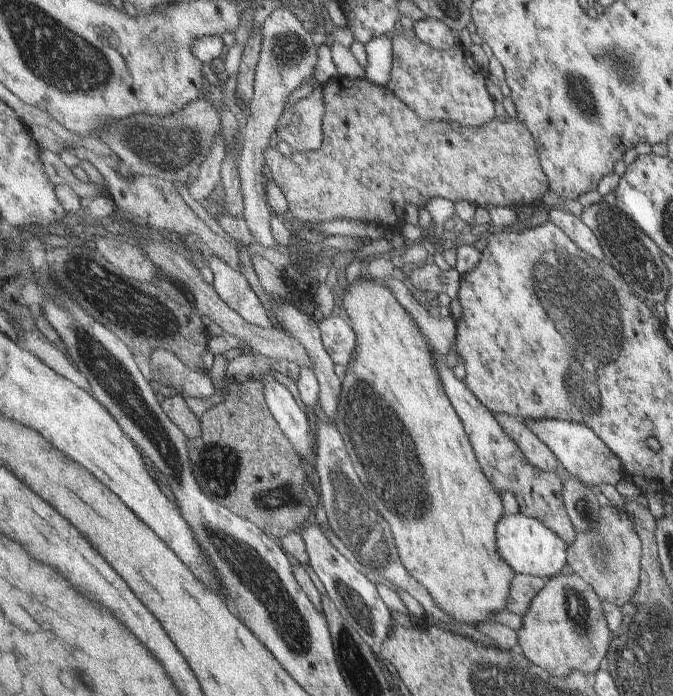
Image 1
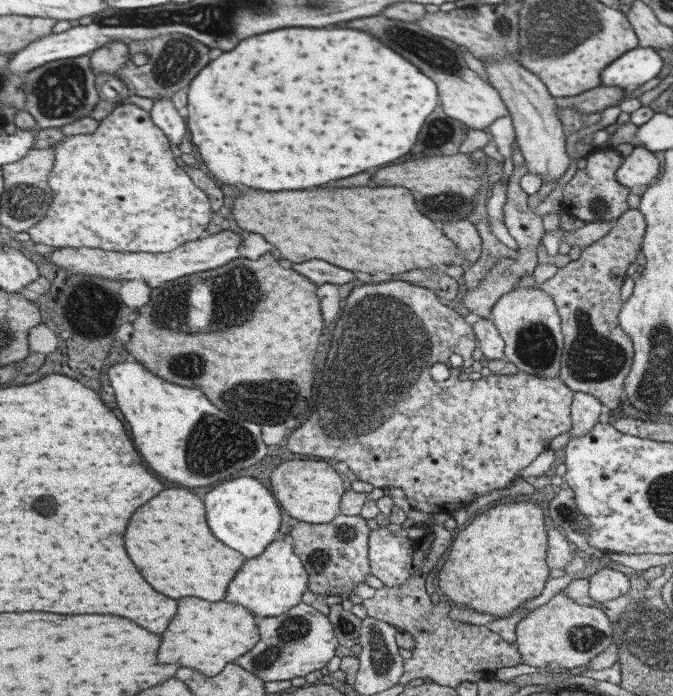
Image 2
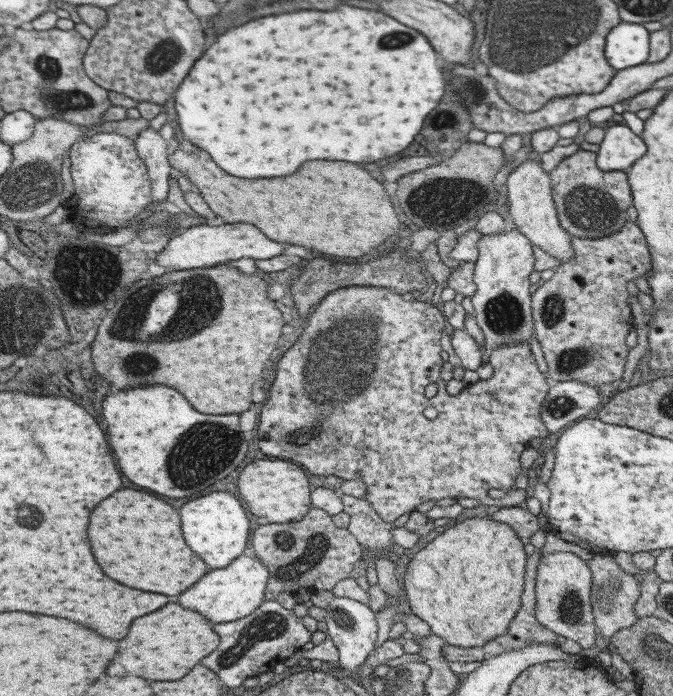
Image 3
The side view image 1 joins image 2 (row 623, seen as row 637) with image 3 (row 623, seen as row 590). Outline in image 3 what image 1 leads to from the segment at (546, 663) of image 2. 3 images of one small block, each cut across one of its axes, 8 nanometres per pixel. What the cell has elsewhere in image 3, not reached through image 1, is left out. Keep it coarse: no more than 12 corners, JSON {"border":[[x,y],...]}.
{"border":[[547,554],[535,577],[537,622],[593,647],[589,568]]}

